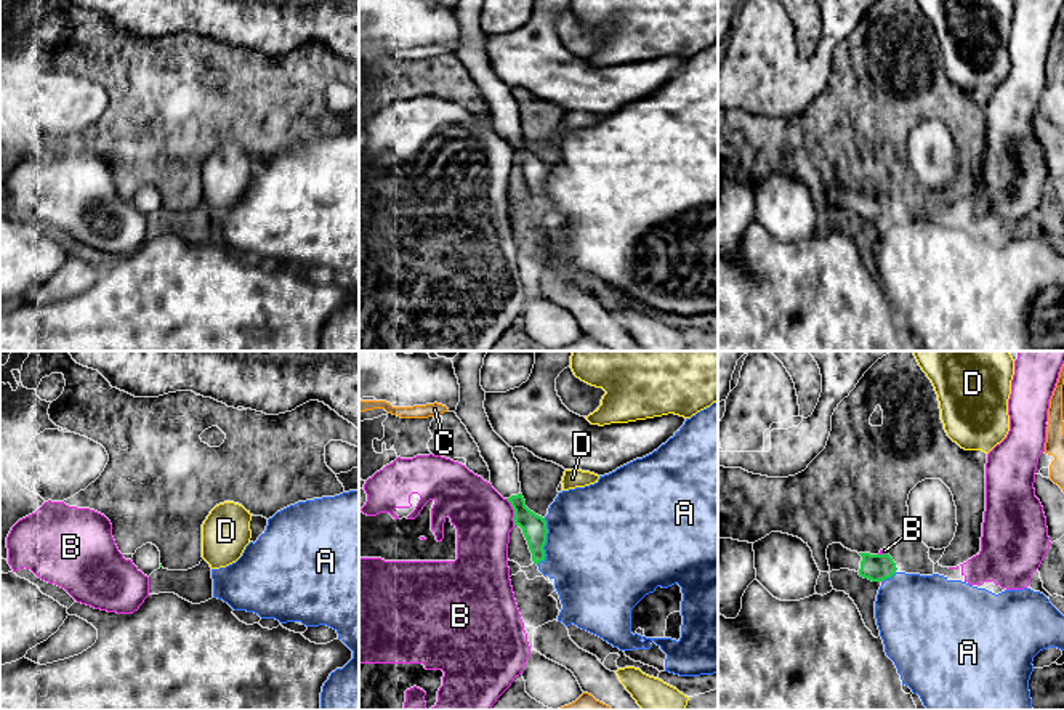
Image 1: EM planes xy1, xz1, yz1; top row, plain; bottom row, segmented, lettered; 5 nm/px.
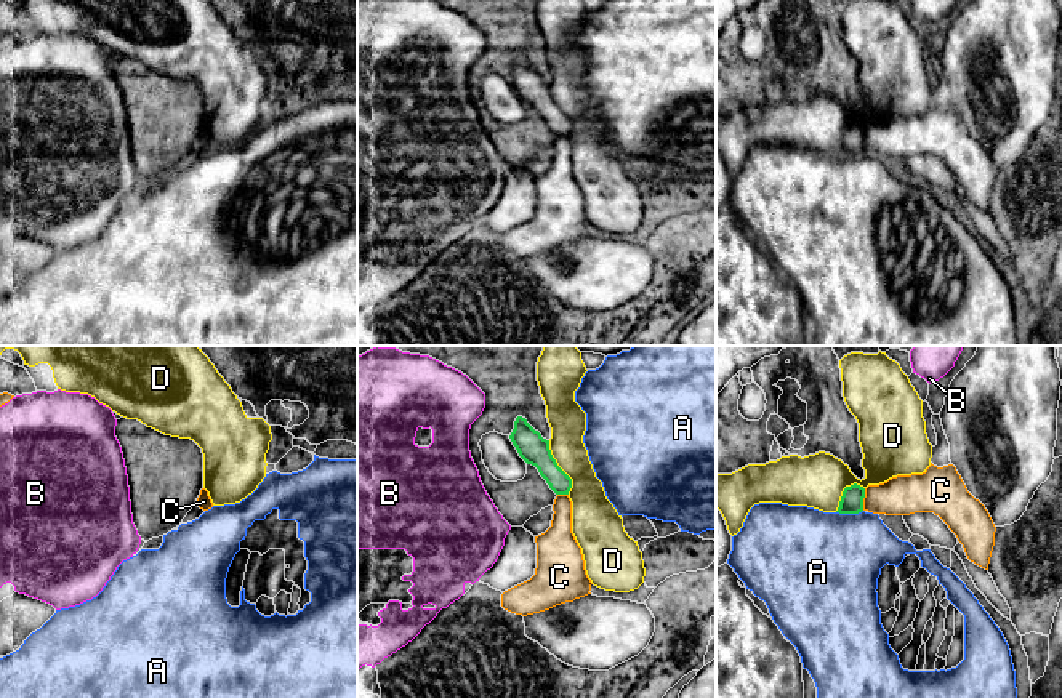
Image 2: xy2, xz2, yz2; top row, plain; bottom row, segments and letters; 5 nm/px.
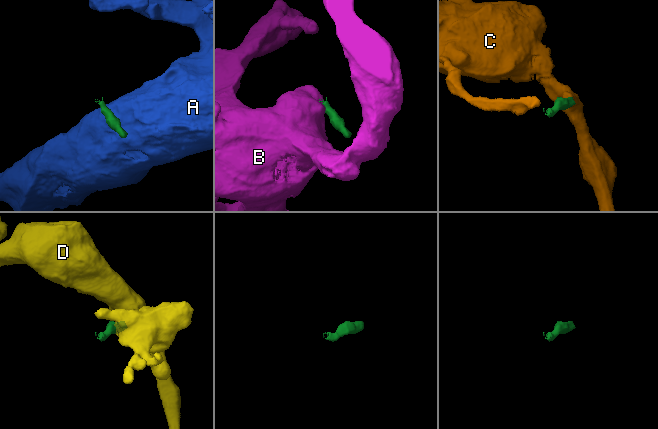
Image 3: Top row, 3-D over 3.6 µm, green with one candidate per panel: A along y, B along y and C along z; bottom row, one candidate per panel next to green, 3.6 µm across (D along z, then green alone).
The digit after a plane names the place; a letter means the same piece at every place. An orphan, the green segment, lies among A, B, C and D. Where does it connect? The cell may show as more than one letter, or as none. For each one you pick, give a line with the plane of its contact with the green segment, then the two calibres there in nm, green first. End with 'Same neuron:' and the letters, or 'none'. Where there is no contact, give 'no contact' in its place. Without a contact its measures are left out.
Same neuron: none

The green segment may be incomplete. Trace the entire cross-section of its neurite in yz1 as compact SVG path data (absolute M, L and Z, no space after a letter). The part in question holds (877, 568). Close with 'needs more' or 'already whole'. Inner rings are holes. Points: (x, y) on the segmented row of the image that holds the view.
M832 543L827 548L827 559L832 571L849 569L872 582L891 579L897 567L893 558L885 555L857 553L844 548L841 543Z; needs more

